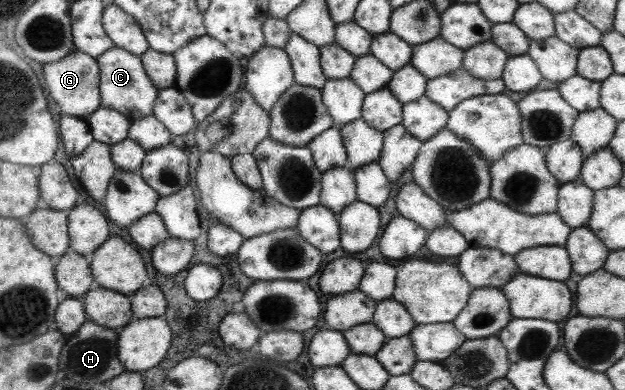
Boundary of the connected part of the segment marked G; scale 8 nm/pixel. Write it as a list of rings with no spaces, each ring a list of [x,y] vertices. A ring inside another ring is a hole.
[[[77,50],[71,51],[56,62],[43,64],[47,92],[59,107],[61,115],[85,118],[100,107],[98,71],[96,60]]]

